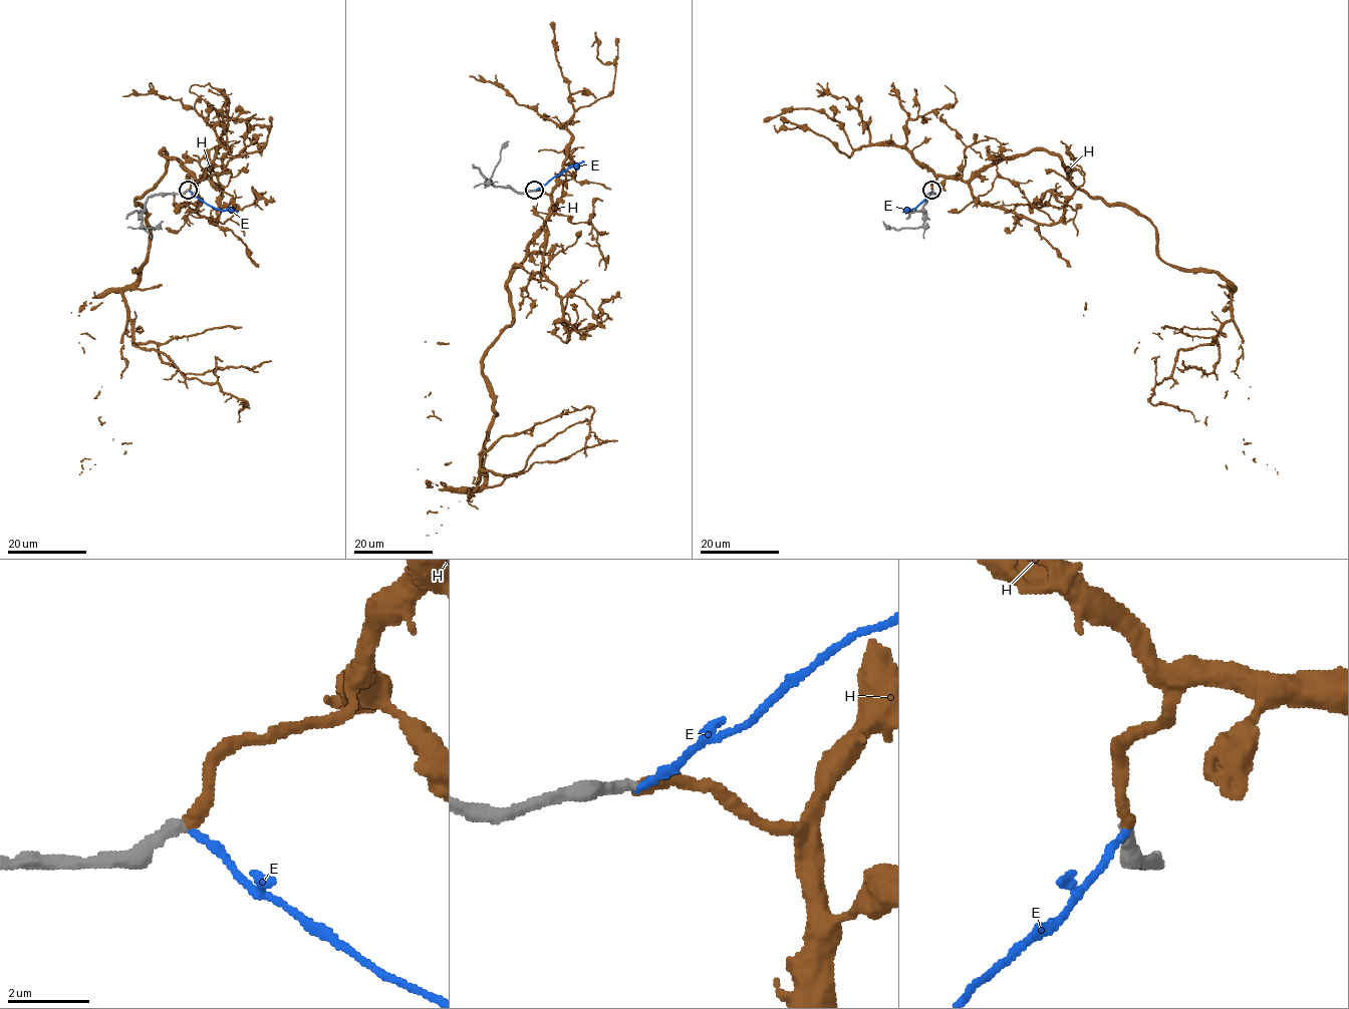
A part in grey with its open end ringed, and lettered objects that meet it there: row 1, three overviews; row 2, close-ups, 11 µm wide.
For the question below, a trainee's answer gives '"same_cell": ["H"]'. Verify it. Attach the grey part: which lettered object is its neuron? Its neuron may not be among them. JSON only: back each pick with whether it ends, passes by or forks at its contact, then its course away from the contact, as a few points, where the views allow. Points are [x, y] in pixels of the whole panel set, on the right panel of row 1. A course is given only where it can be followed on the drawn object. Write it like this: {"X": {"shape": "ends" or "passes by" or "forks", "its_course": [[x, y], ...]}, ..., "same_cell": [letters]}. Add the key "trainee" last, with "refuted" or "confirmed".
{"H": {"shape": "ends", "its_course": [[932, 190], [1048, 150], [1153, 226], [1168, 263], [1226, 279], [1232, 318], [1149, 398], [1198, 420]]}, "same_cell": ["H"], "trainee": "confirmed"}

